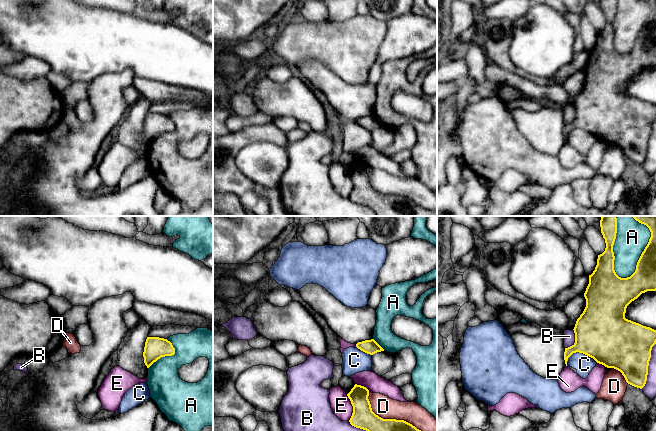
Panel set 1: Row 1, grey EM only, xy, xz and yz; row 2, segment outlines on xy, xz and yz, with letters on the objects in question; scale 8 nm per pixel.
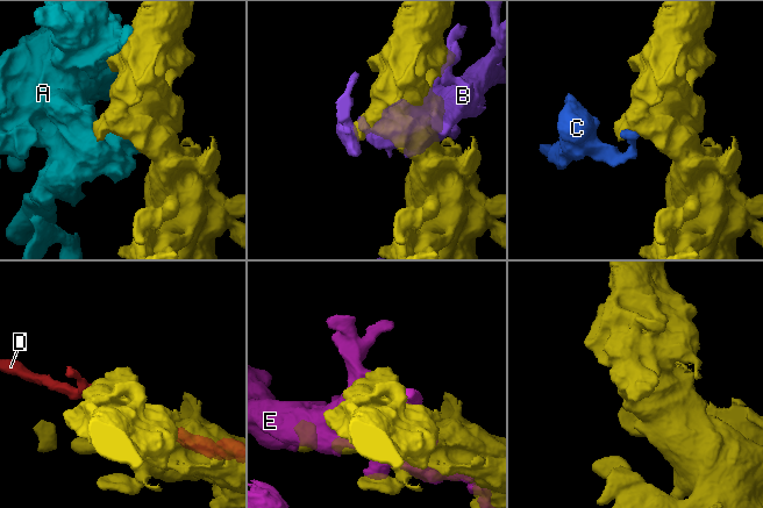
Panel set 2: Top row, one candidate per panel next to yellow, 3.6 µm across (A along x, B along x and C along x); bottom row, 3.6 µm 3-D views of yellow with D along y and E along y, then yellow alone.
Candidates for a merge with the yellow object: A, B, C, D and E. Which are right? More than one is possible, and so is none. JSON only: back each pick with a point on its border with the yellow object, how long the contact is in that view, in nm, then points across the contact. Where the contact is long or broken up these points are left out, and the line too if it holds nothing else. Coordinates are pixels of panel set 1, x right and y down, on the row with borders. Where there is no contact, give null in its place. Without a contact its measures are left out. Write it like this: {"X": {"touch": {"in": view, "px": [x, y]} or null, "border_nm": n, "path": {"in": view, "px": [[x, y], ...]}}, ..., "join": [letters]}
{"join": []}

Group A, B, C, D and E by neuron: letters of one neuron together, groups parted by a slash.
A / B / C / D / E

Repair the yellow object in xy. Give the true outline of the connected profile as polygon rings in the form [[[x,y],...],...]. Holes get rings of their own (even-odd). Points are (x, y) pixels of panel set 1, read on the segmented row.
[[[147,337],[143,352],[144,363],[149,368],[161,357],[172,356],[175,354],[175,348],[172,343],[164,338]]]

